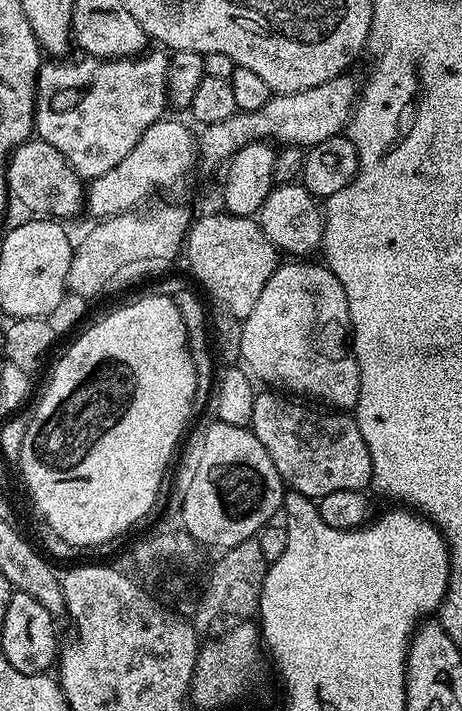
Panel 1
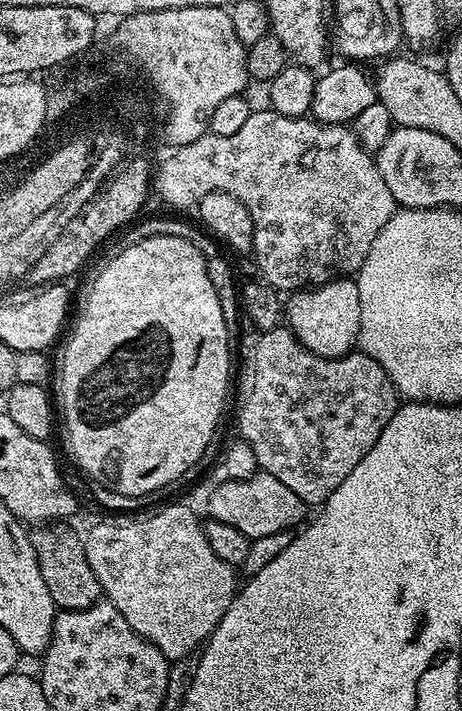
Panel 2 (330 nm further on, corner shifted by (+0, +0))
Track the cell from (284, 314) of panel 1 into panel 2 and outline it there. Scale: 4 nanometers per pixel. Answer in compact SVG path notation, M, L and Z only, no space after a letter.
M340 277L293 293L284 308L286 322L299 341L320 357L340 357L351 351L361 328L362 304L355 279Z

